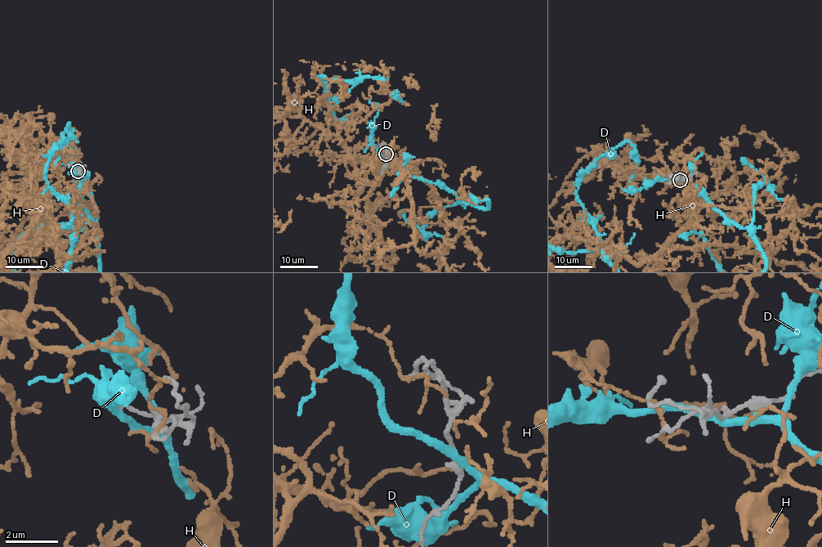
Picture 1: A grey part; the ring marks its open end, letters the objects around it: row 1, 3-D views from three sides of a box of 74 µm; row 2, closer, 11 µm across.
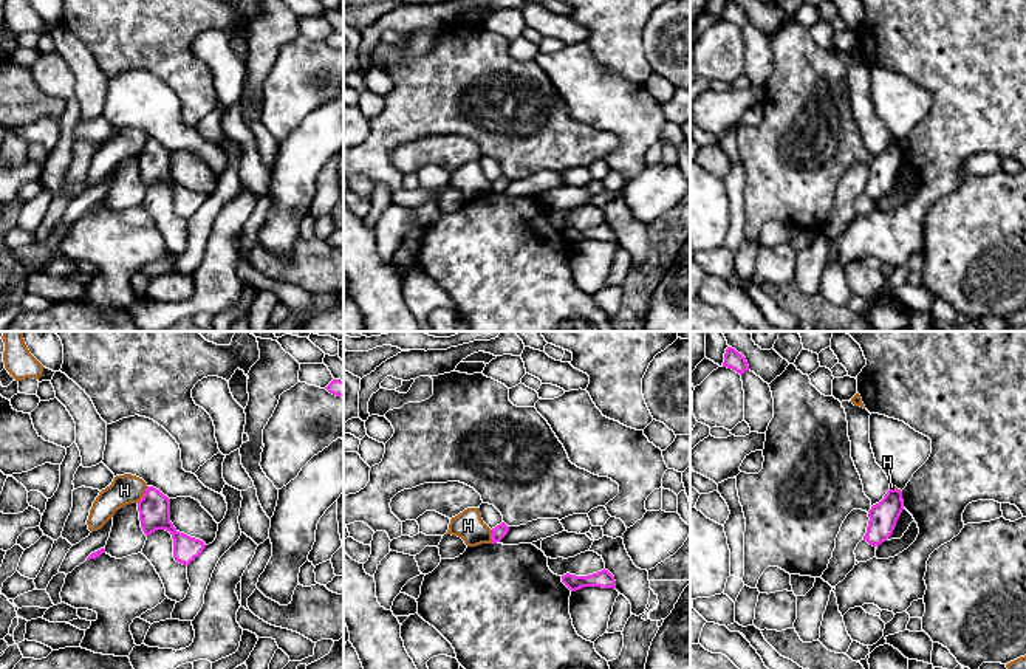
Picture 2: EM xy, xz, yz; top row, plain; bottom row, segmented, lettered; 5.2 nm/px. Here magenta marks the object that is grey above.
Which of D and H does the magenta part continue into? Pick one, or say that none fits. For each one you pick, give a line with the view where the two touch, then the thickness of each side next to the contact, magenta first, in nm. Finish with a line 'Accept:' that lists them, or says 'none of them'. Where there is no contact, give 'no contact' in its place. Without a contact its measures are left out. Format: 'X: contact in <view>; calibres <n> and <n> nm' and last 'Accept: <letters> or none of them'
Accept: none of them

